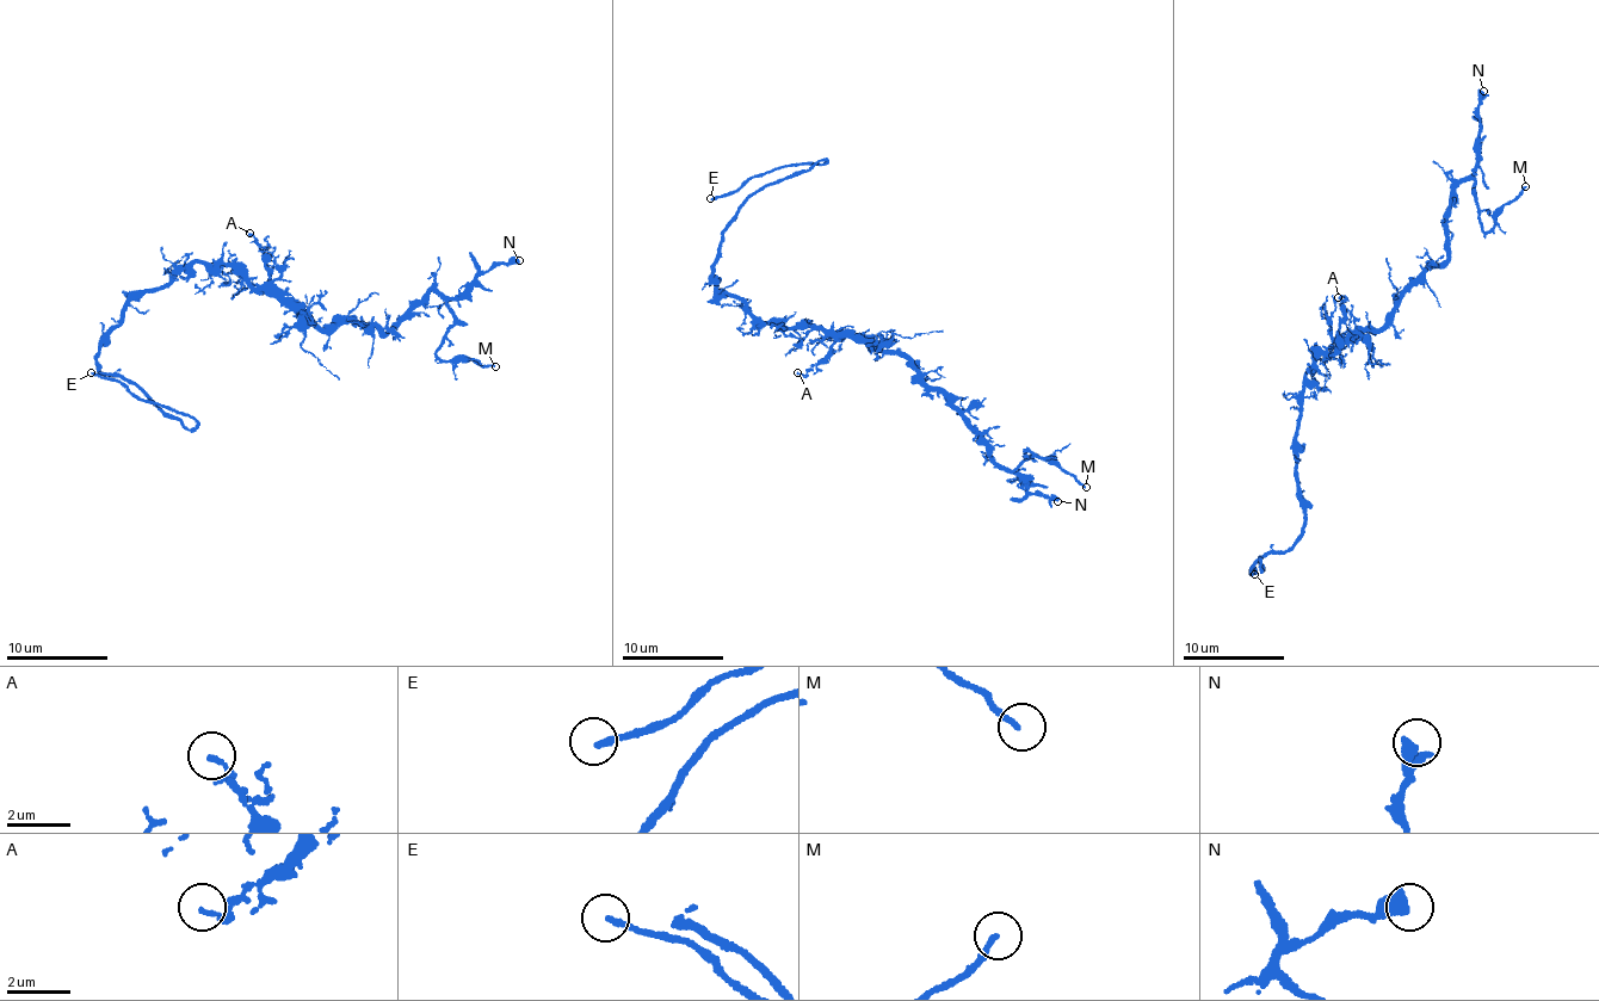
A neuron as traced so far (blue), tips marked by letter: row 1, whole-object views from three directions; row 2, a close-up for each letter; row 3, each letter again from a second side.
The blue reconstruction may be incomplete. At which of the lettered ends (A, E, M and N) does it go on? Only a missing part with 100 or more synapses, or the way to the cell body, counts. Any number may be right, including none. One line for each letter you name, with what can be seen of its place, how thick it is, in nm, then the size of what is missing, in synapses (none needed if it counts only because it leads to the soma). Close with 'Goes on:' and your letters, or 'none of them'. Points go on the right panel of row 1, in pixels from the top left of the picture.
E: place (1254, 574); calibre 180 nm
Goes on: E

